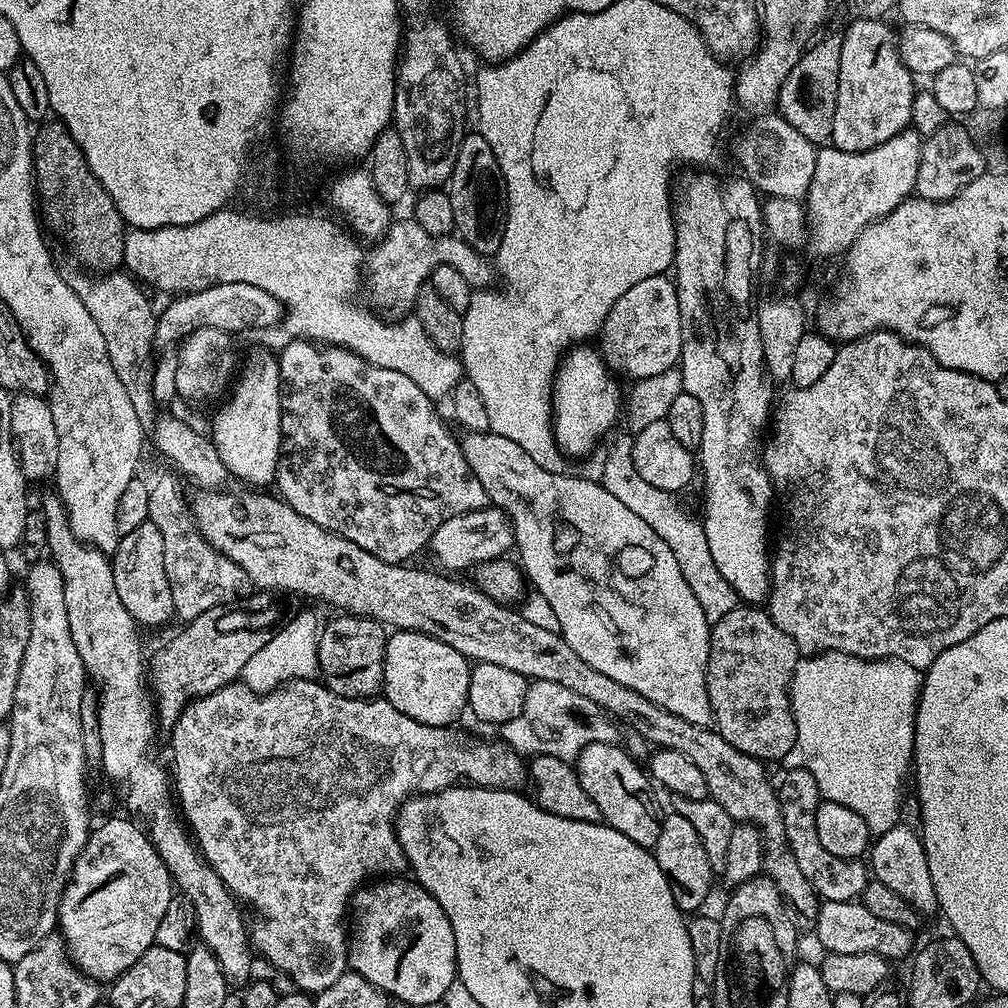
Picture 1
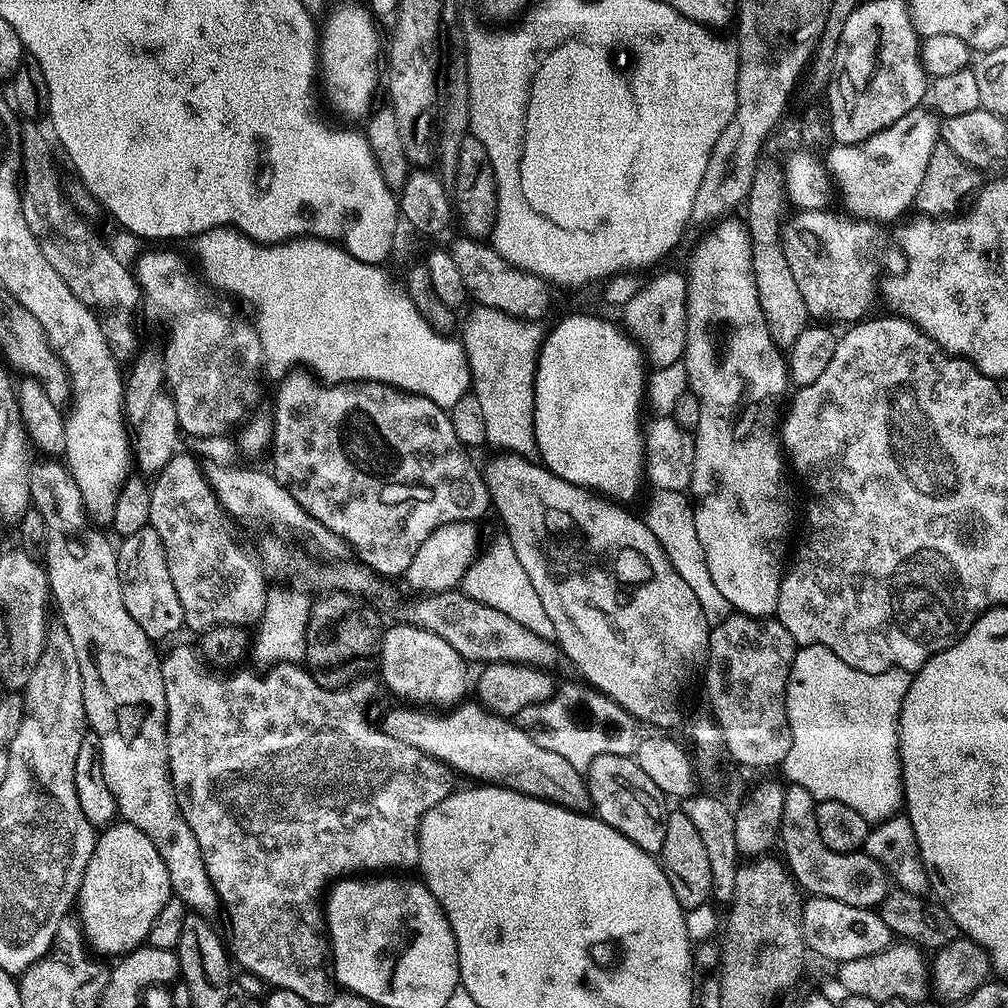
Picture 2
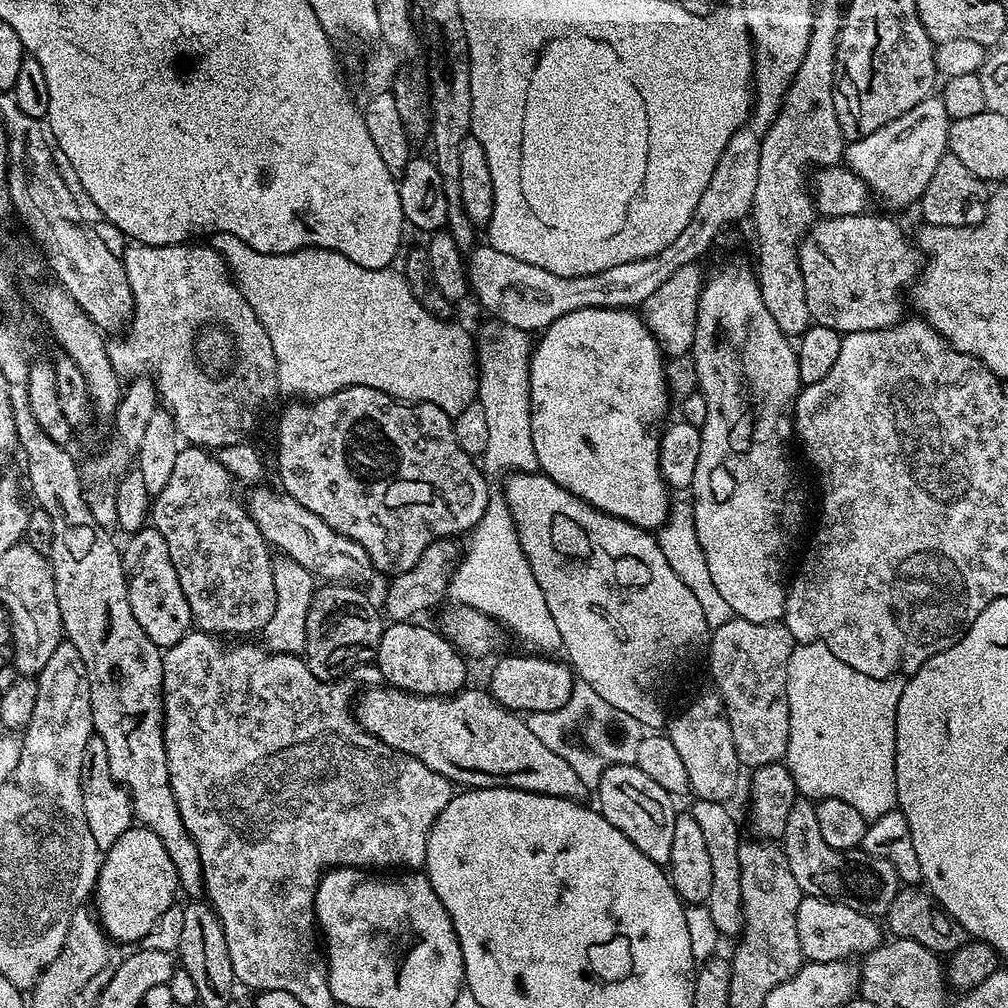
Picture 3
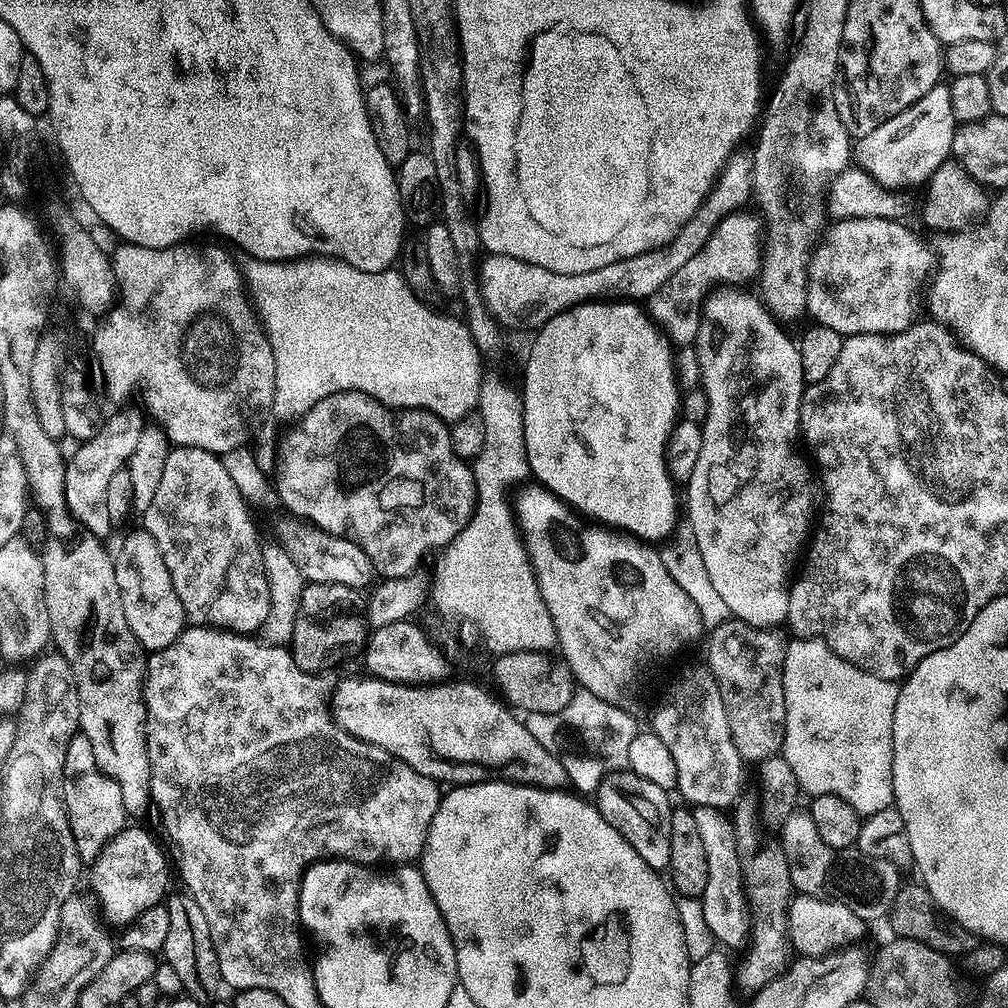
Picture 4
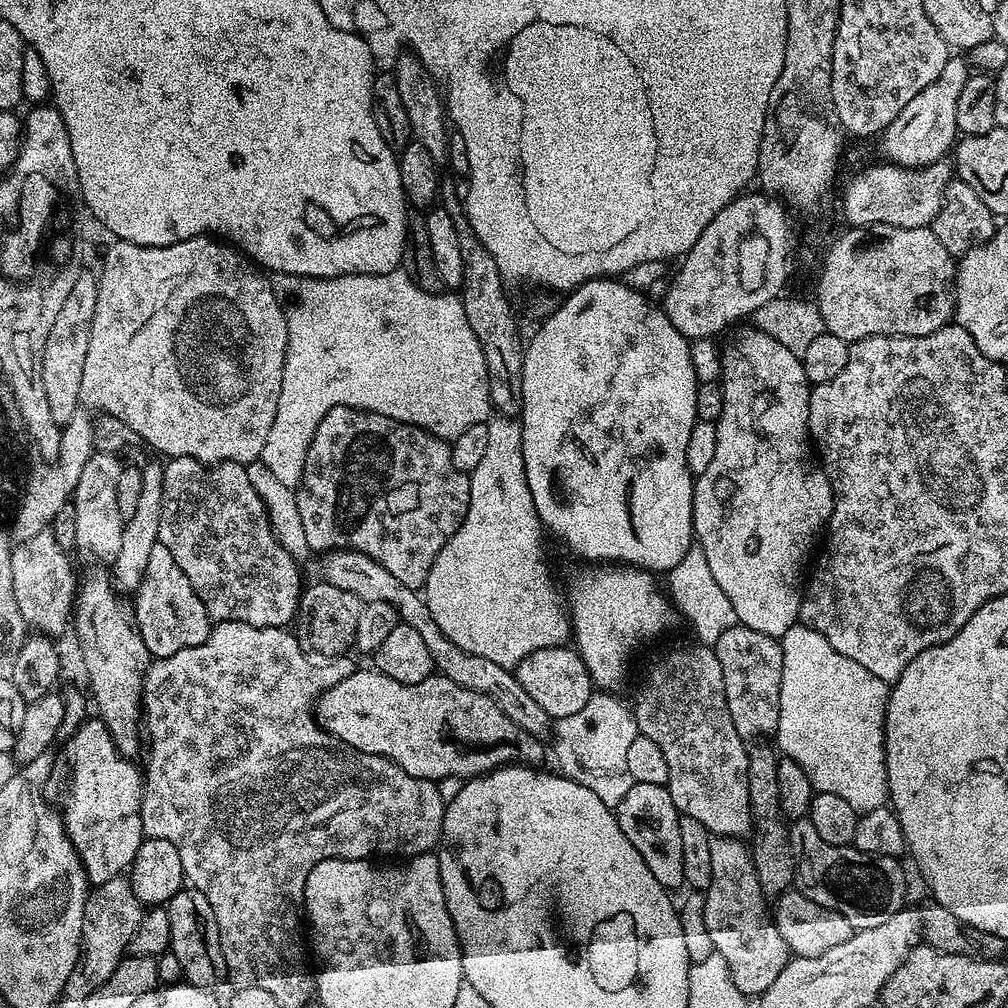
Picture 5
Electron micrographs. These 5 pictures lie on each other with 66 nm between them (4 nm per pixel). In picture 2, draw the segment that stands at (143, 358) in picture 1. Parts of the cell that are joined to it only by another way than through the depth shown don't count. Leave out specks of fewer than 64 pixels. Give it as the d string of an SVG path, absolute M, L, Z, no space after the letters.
M37 121L21 125L21 200L30 232L46 254L46 262L62 274L66 286L74 290L79 300L100 317L102 334L117 361L131 361L141 347L136 333L136 311L142 308L142 293L133 269L114 258L111 247L92 233L91 228L72 213L64 202L56 166L52 162L52 148Z

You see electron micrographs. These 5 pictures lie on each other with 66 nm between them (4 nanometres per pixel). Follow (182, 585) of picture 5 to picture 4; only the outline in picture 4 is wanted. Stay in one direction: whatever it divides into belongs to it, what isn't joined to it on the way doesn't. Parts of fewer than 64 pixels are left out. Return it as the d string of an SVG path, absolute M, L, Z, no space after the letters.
M140 530L137 536L130 537L124 544L124 553L115 561L114 571L130 630L149 653L163 652L185 631L186 609L156 539L147 530Z

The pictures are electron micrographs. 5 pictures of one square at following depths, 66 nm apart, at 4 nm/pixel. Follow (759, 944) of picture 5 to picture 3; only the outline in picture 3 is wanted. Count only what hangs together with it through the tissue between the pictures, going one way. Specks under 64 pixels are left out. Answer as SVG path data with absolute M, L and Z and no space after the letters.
M697 799L696 805L690 808L694 822L702 830L706 838L706 847L710 853L710 870L714 870L714 879L710 885L710 894L706 901L708 916L712 924L724 936L739 937L742 927L740 919L740 903L742 902L742 888L740 886L740 863L738 862L738 850L742 843L740 828L732 817L727 803L719 800Z

